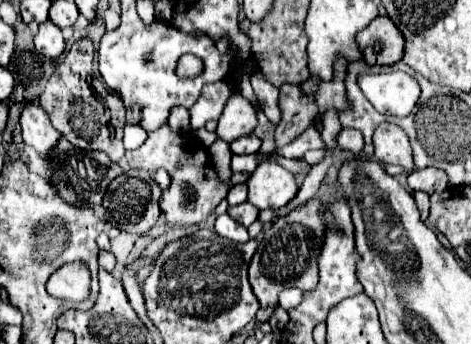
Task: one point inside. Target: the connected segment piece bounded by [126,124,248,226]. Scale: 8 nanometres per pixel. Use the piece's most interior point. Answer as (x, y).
(195, 192)

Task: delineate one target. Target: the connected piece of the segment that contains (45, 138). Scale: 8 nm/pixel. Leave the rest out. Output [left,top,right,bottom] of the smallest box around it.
[20,100,60,158]

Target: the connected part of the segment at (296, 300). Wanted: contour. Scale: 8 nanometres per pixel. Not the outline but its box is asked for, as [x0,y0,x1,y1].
[280,288,302,310]

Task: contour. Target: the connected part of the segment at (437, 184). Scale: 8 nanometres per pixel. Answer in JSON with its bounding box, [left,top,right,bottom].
[408,168,448,194]

